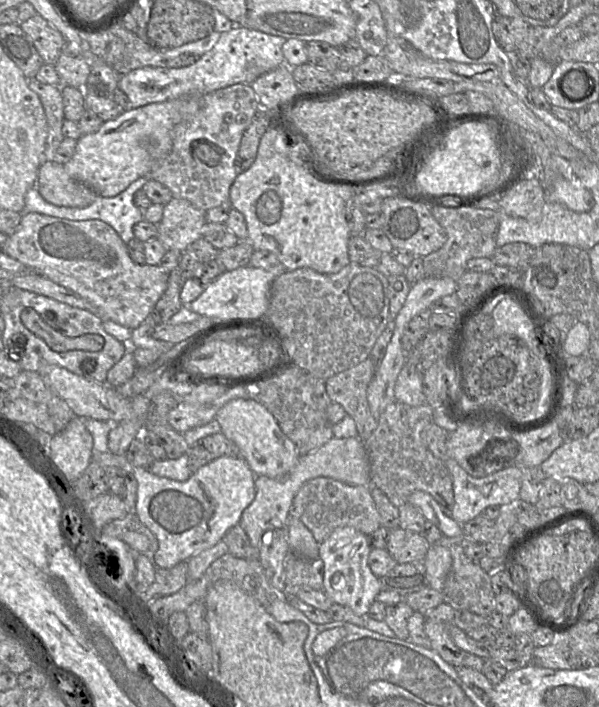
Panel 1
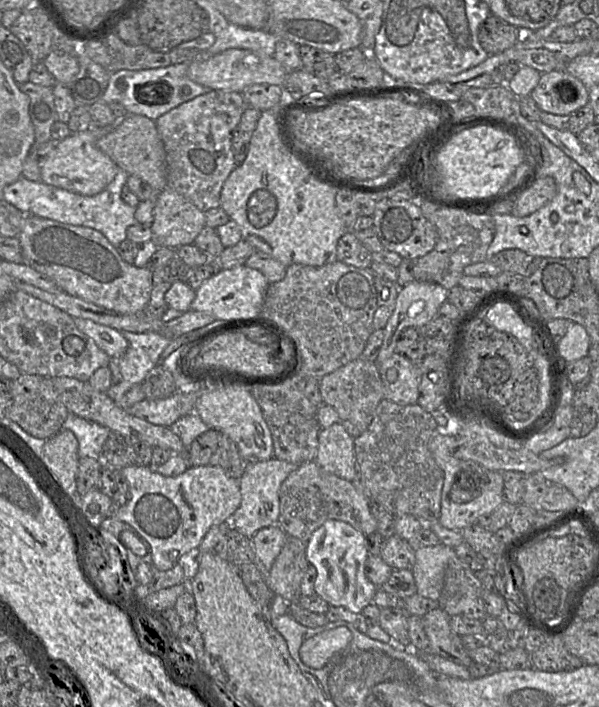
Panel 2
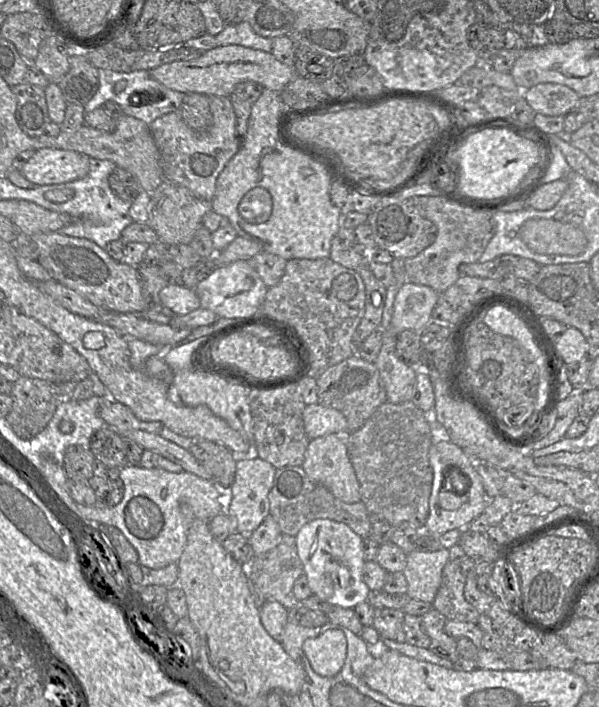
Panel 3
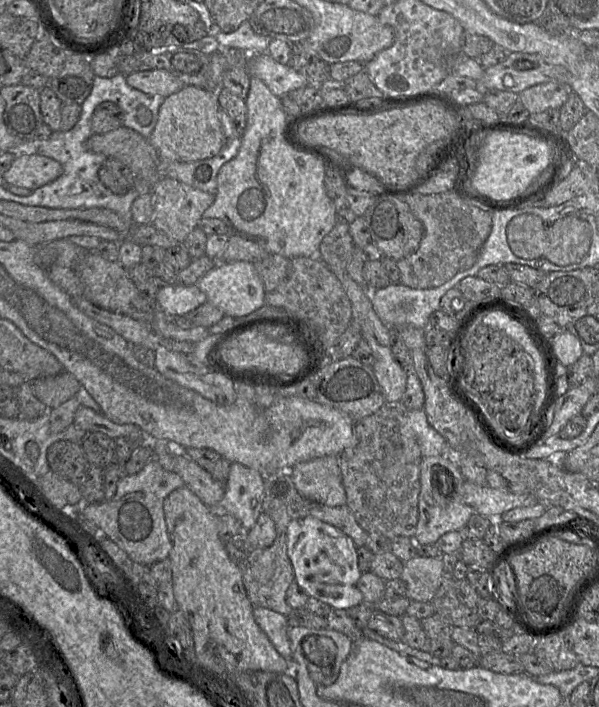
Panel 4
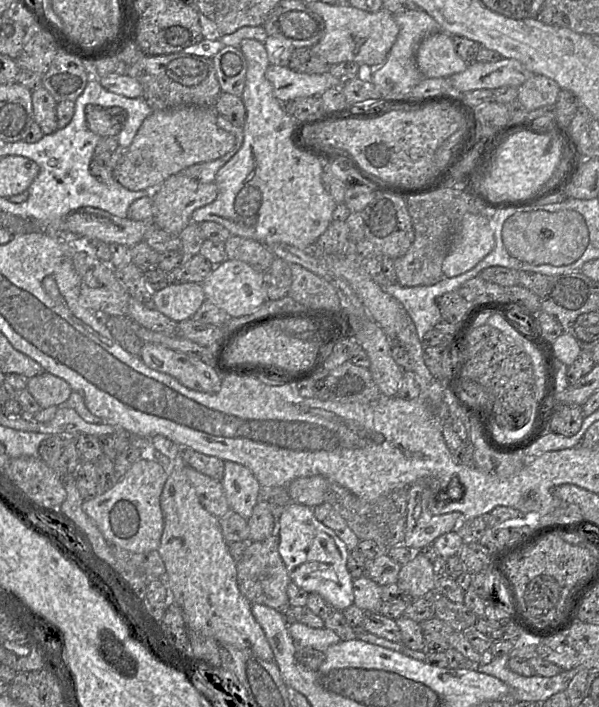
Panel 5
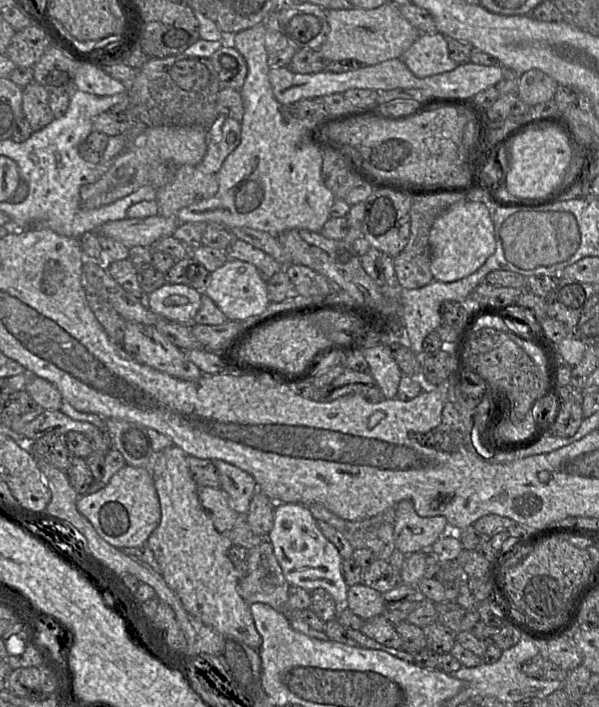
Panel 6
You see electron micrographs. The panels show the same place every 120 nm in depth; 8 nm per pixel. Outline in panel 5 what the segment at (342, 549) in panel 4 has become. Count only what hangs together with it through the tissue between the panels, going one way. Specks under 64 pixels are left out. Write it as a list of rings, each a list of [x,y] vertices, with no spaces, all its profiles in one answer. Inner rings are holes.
[[[291,503],[276,523],[279,537],[279,554],[286,566],[291,581],[307,593],[322,596],[334,610],[344,611],[354,605],[353,578],[347,569],[349,550],[336,533],[322,524],[314,515],[314,509],[305,505]]]

